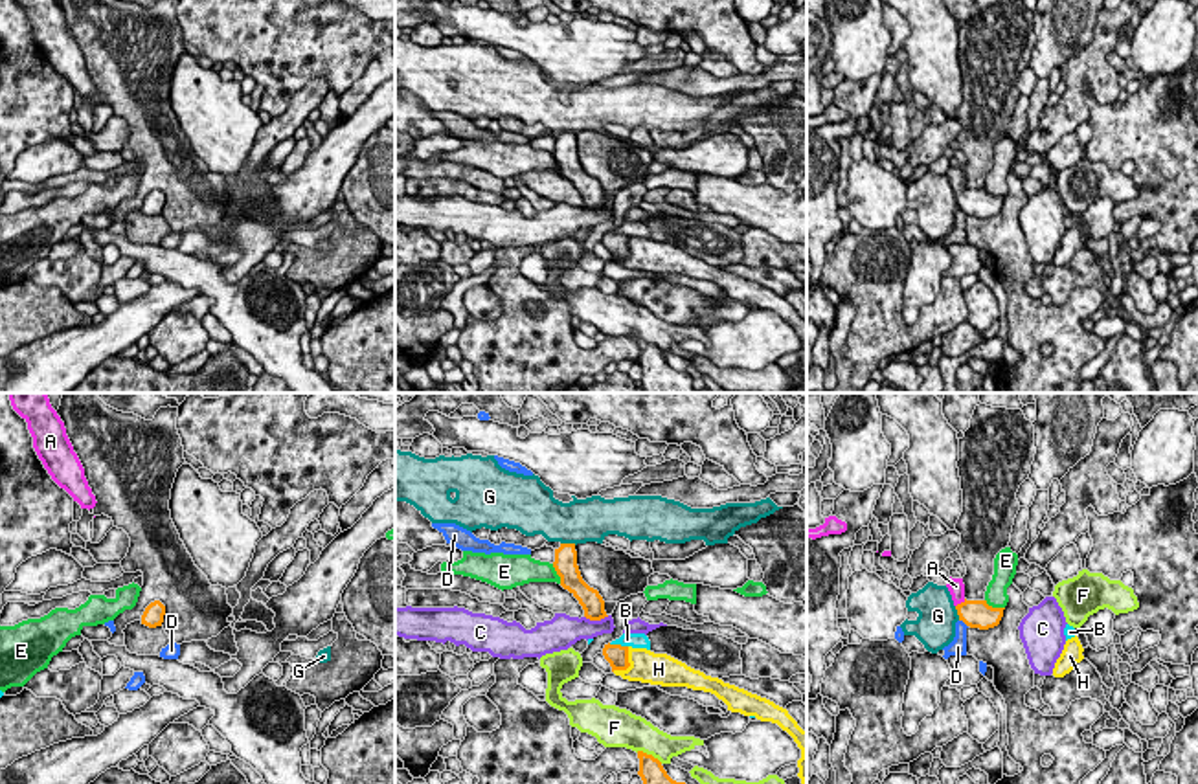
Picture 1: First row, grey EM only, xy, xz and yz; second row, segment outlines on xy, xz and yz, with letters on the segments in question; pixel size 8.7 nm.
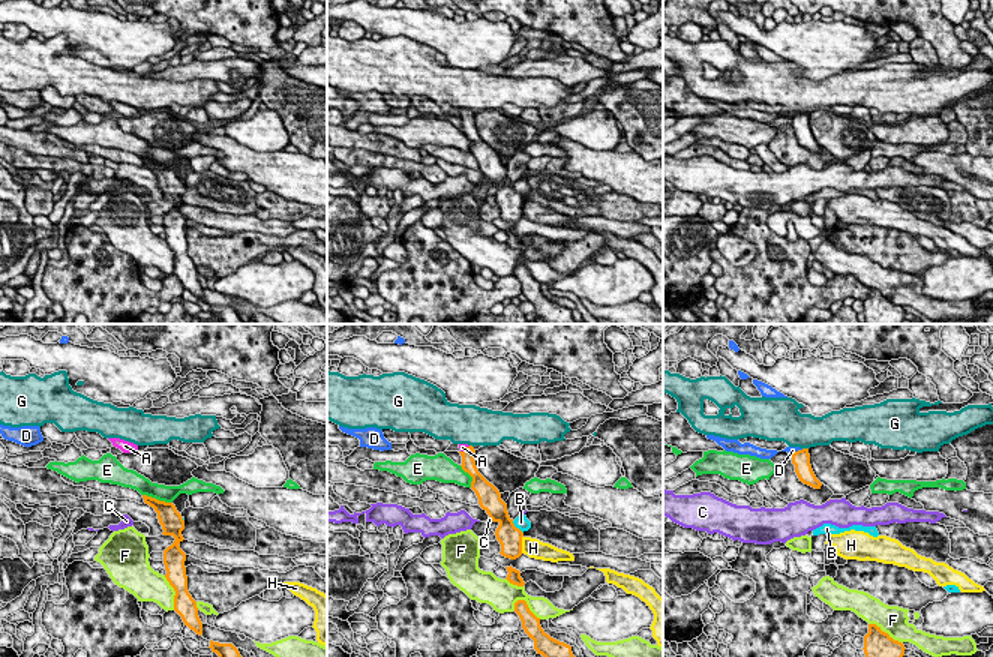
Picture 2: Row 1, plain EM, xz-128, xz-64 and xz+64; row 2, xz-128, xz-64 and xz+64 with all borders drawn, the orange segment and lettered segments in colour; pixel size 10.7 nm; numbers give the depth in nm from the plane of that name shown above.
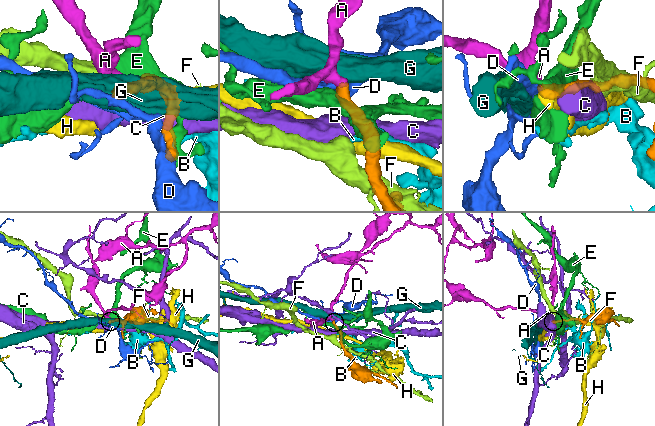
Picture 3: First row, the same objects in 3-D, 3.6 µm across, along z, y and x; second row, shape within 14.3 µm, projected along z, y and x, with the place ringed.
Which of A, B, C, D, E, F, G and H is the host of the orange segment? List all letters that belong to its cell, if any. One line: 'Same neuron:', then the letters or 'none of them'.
Same neuron: A

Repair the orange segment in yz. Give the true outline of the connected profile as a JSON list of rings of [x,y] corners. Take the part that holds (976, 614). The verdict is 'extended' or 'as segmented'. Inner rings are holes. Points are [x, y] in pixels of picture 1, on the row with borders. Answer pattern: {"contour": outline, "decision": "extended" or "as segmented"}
{"contour": [[[948,578],[946,588],[952,595],[959,621],[970,628],[989,630],[1000,624],[1005,608],[992,608],[987,600],[966,600],[963,578]]], "decision": "extended"}

